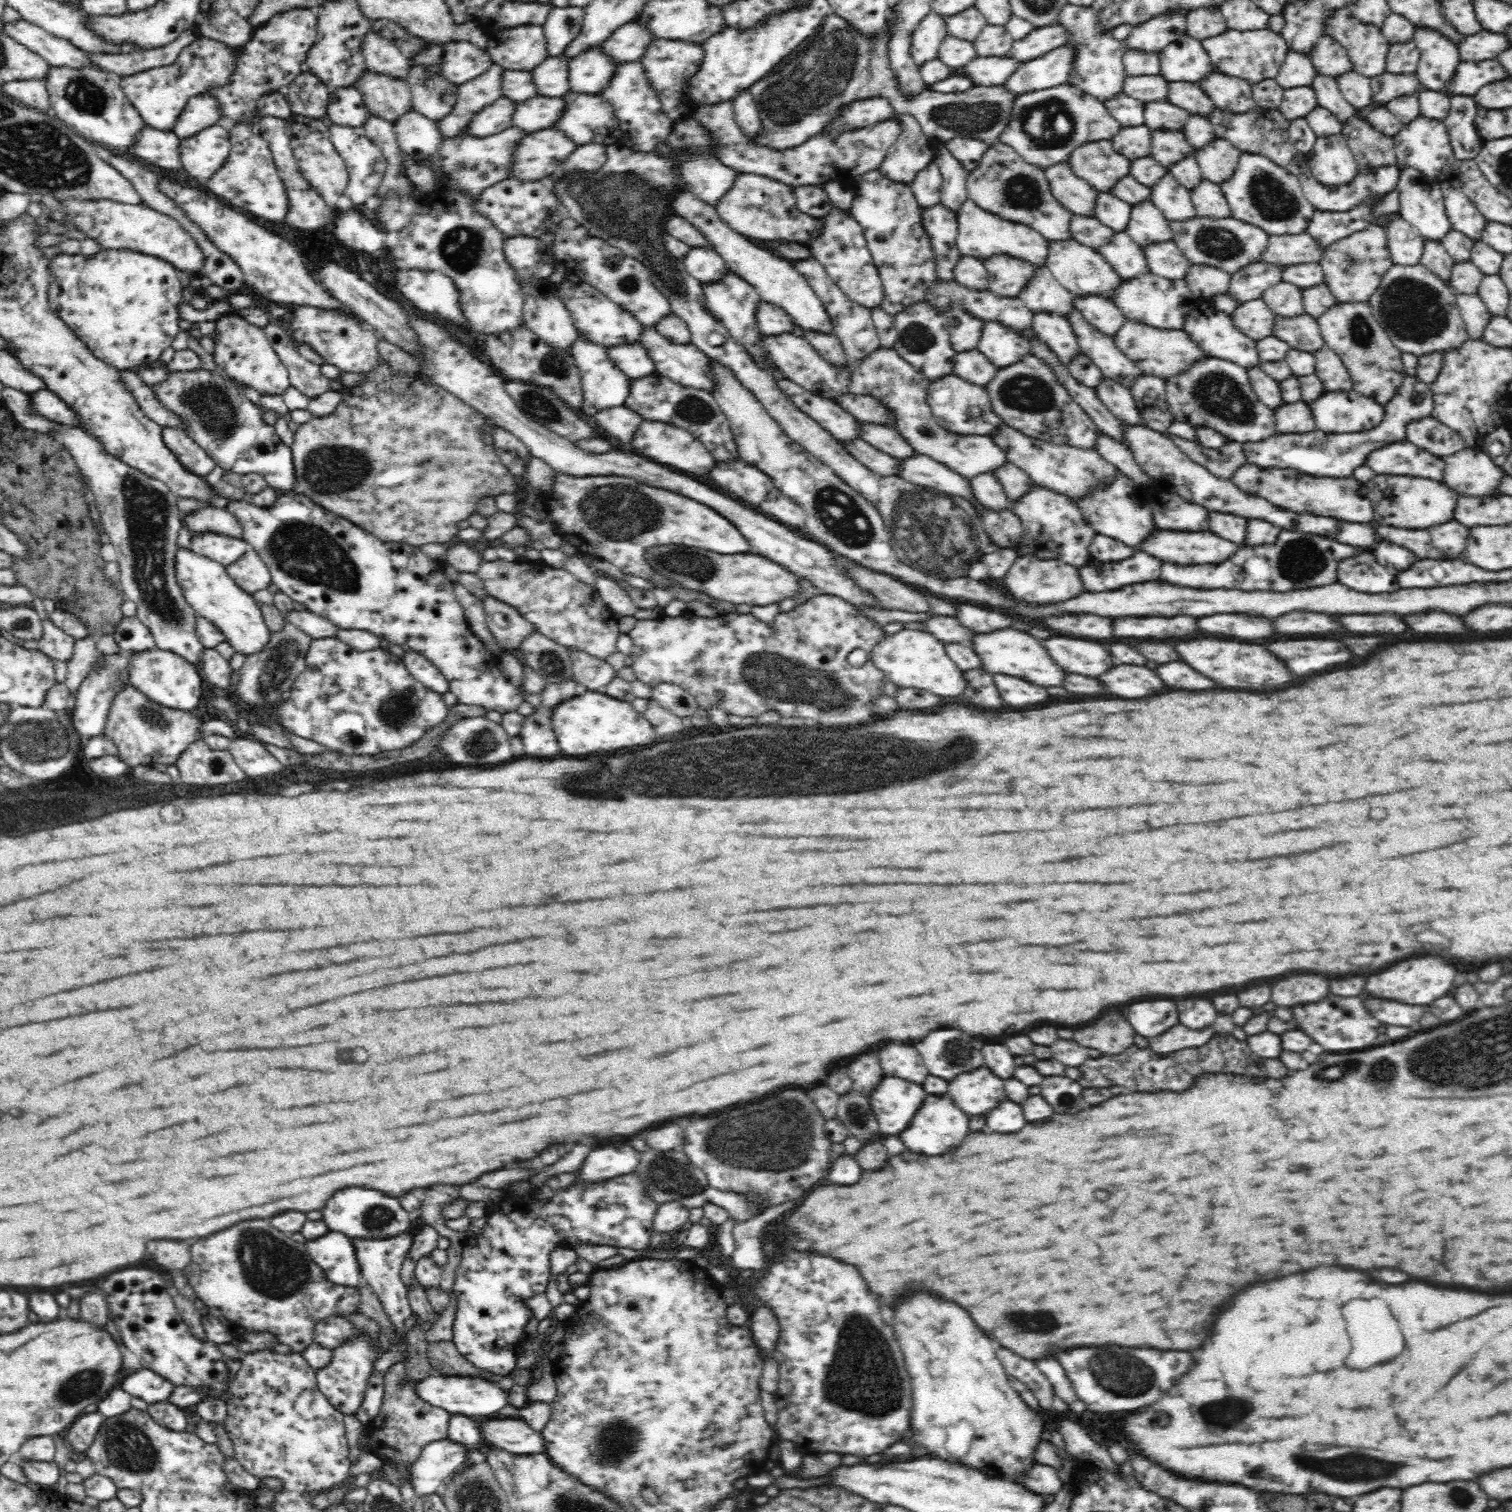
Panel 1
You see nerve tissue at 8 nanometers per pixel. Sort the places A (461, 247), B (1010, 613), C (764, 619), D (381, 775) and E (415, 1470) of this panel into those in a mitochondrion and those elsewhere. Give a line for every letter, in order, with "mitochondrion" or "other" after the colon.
A: mitochondrion
B: other
C: other
D: other
E: other

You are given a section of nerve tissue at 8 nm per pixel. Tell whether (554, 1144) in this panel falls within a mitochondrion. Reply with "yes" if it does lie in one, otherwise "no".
no

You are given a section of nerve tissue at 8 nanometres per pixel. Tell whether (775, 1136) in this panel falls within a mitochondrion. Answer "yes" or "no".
yes

